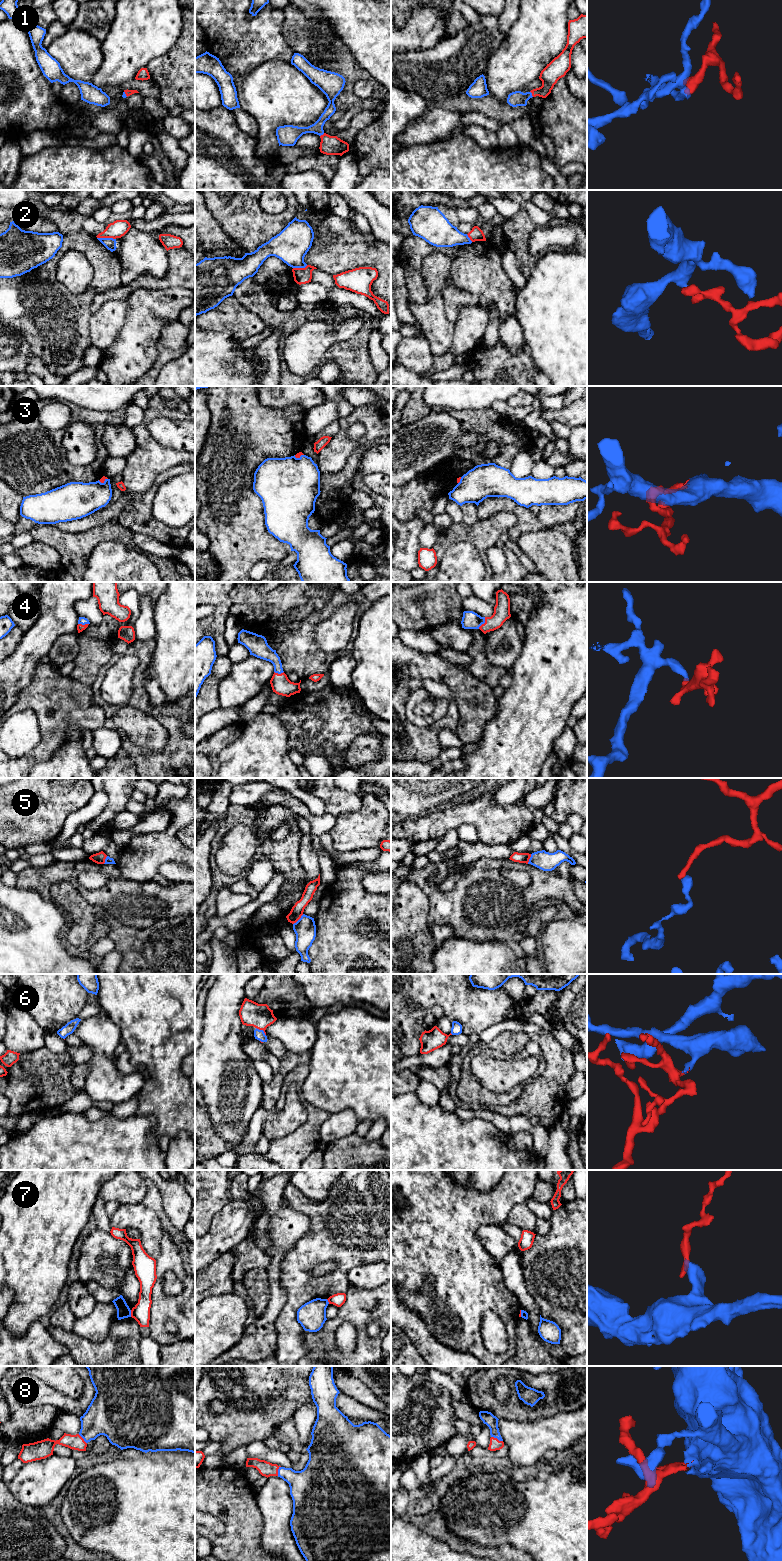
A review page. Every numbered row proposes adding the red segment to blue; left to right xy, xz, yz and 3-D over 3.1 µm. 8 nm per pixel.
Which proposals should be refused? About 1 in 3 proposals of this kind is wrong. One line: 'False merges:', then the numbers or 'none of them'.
False merges: 2, 5, 7

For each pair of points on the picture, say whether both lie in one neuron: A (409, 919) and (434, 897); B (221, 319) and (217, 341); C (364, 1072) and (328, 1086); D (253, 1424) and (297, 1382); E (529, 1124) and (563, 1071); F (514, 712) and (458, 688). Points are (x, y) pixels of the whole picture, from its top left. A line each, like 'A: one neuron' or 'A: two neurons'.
A: two neurons
B: two neurons
C: one neuron
D: one neuron
E: two neurons
F: two neurons

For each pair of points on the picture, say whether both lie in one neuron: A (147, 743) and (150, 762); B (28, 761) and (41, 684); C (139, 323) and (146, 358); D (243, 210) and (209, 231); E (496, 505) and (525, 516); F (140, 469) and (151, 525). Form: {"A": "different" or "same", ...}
{"A": "different", "B": "same", "C": "same", "D": "different", "E": "same", "F": "different"}

